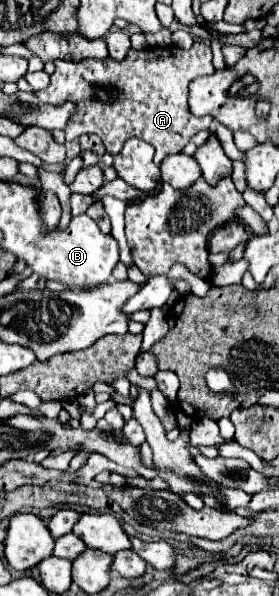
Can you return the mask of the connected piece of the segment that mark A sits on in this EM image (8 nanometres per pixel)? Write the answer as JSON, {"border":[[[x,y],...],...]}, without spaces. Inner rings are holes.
{"border":[[[195,40],[189,50],[183,50],[179,46],[167,46],[167,48],[147,48],[147,50],[129,50],[125,60],[117,62],[113,58],[105,60],[81,60],[81,62],[71,62],[71,60],[55,60],[55,72],[51,74],[51,82],[47,88],[37,90],[35,96],[41,102],[49,104],[61,104],[65,100],[77,102],[81,110],[73,114],[69,120],[69,126],[65,128],[65,138],[73,140],[85,132],[97,134],[107,152],[117,154],[127,138],[141,138],[149,142],[155,149],[154,162],[159,166],[165,156],[181,152],[183,146],[191,140],[193,134],[207,130],[213,122],[211,116],[193,116],[189,110],[189,82],[203,76],[203,74],[213,74],[215,68],[211,64],[211,46],[207,46],[201,40]]]}

